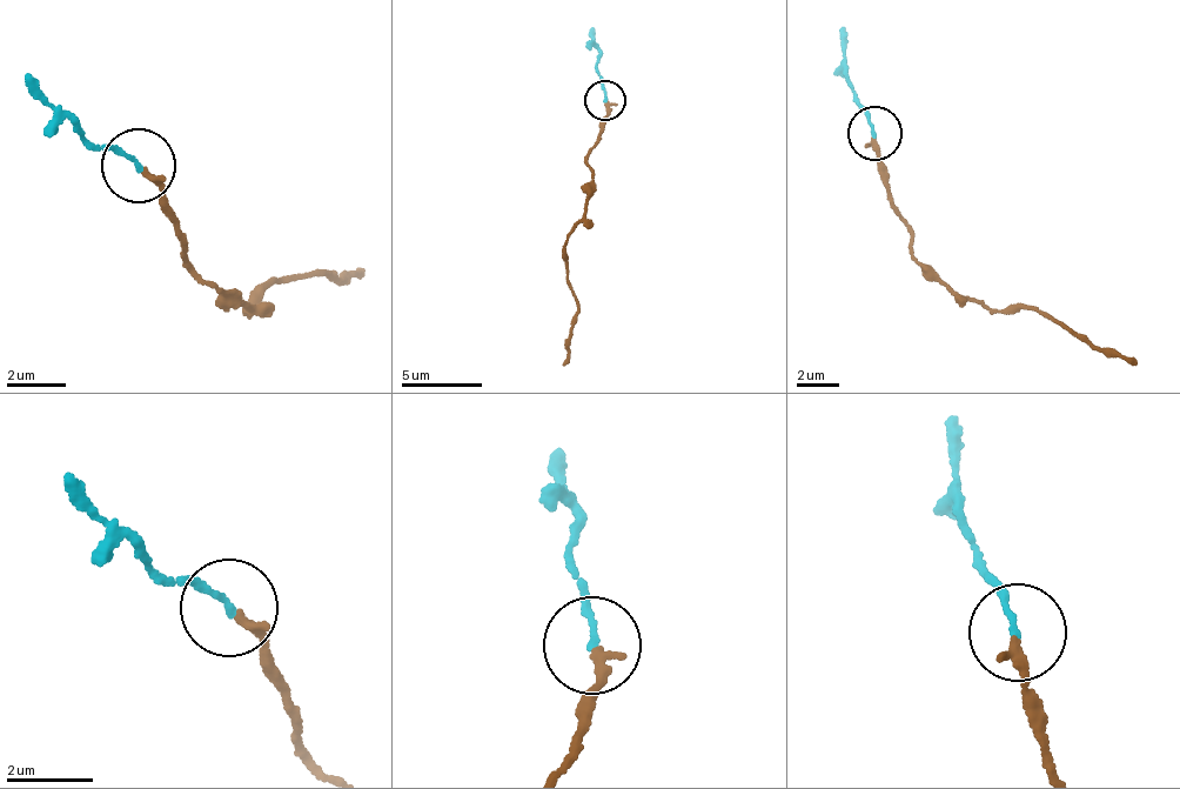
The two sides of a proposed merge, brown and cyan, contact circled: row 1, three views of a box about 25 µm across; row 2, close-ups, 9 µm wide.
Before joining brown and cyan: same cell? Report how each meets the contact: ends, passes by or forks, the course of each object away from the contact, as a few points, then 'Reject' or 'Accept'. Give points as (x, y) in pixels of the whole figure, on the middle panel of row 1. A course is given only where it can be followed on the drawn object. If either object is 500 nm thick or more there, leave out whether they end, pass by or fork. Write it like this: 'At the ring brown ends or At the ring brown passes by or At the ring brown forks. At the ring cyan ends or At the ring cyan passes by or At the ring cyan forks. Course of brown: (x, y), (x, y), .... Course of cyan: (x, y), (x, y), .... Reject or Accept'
At the ring brown ends. At the ring cyan ends. Course of brown: (604, 100), (608, 112), (585, 159), (591, 176), (585, 213), (564, 242), (565, 282), (577, 303), (563, 363). Course of cyan: (605, 99), (592, 27). Accept

